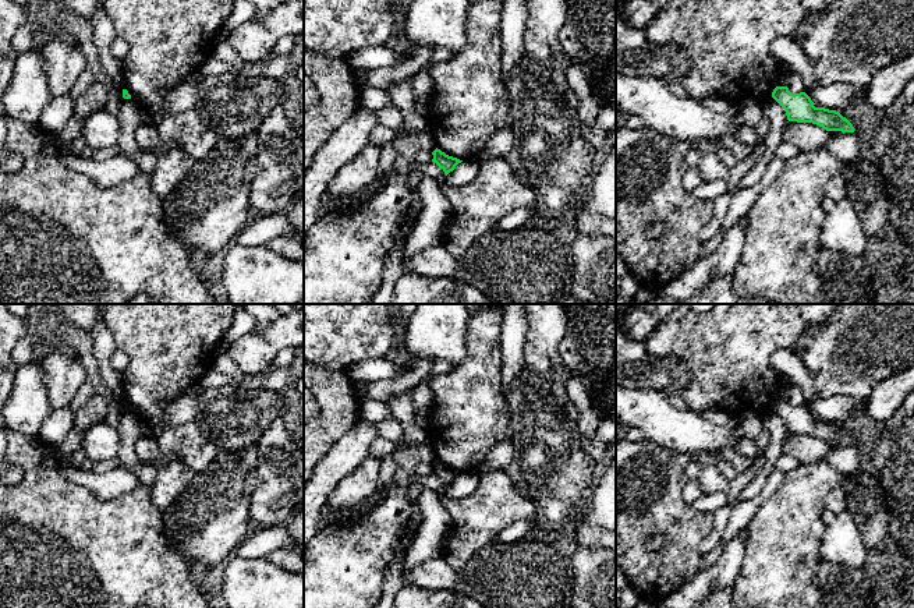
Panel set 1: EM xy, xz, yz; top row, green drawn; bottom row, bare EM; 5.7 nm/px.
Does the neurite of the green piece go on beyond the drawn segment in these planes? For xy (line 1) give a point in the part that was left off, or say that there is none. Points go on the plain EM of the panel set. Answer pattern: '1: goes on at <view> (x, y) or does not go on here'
1: does not go on here

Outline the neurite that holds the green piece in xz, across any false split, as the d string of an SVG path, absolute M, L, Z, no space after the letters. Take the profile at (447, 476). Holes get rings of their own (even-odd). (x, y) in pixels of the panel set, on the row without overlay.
M437 460L432 464L432 467L433 467L432 474L436 476L444 484L446 488L450 484L453 484L458 476L463 474L457 470L446 467L444 464L442 464Z

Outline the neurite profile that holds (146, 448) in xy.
M141 436L135 442L135 453L145 463L156 463L160 459L159 443L153 436Z

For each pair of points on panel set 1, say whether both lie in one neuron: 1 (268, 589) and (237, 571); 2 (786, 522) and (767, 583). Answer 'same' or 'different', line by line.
1: same
2: same

